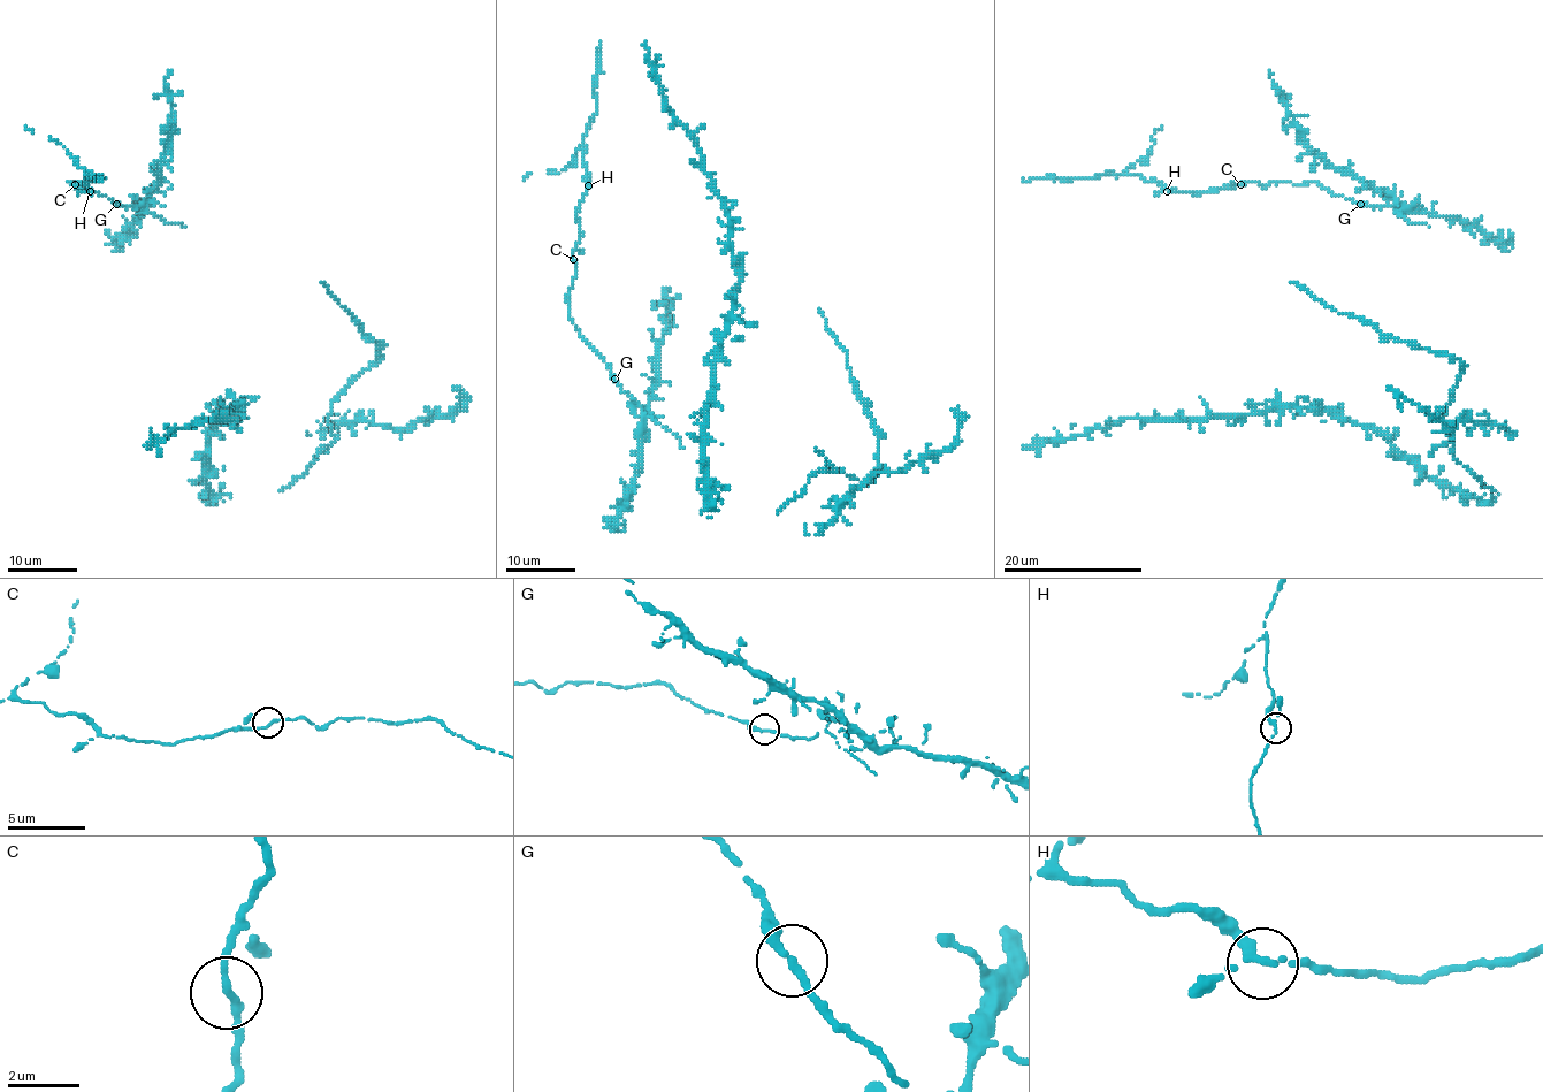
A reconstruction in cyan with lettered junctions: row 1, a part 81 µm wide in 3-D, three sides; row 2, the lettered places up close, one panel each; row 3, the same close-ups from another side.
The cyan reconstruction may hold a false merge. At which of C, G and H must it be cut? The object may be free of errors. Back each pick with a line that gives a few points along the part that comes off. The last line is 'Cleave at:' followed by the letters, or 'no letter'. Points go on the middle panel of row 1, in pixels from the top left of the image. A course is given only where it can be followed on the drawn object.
Cleave at: no letter

